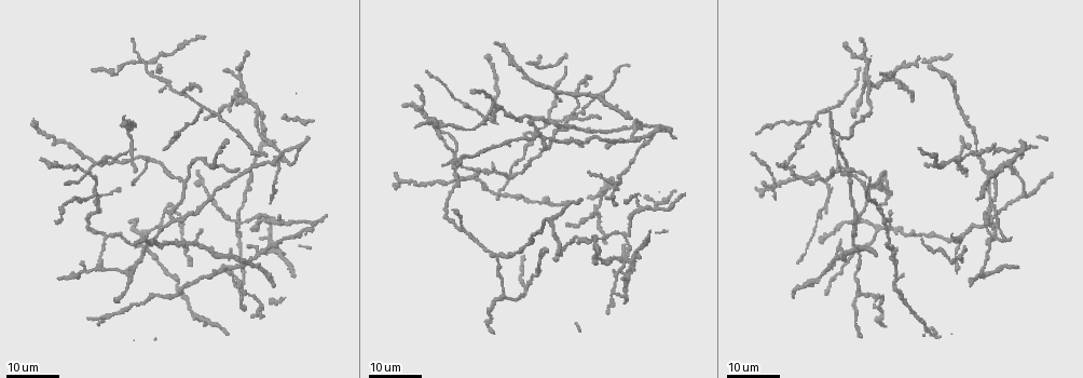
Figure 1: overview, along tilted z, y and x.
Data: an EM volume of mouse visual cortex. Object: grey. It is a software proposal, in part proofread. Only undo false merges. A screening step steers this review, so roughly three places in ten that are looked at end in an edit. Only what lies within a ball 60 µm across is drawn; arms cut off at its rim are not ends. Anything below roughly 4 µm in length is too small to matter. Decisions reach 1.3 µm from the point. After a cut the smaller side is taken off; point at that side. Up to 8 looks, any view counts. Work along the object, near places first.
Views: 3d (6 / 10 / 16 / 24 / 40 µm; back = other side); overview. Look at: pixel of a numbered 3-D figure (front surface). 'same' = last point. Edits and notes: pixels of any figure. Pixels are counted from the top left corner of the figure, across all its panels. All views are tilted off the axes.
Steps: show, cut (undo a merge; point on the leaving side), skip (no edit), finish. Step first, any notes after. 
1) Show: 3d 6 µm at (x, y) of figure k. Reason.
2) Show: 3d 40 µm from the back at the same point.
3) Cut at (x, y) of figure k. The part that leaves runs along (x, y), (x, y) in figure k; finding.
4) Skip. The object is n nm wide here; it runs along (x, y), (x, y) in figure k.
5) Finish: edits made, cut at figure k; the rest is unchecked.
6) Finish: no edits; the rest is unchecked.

Show: 3d 16 µm at (238, 224) of figure 1.

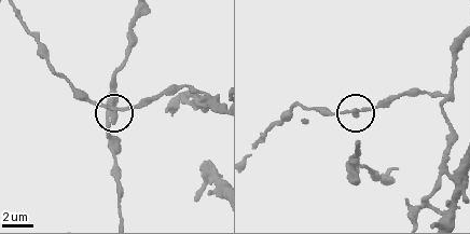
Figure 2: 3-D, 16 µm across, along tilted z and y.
Show: 3d 10 µm at (114, 113) of figure 2.

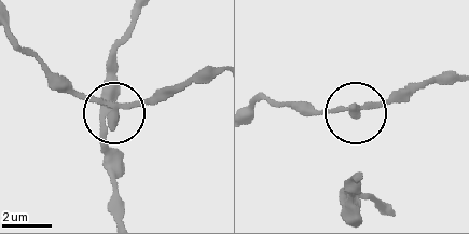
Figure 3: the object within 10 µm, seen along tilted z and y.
Skip. One cell here.

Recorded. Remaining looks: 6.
Show: 3d 24 µm at (499, 256) of figure 1. Thin arm on a thick one.

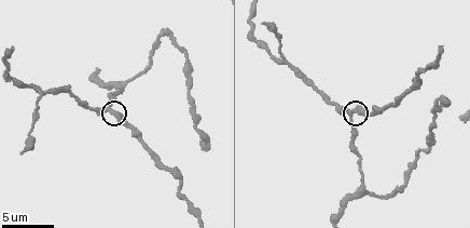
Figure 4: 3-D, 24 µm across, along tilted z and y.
Show: 3d 6 µm at (110, 110) of figure 4.

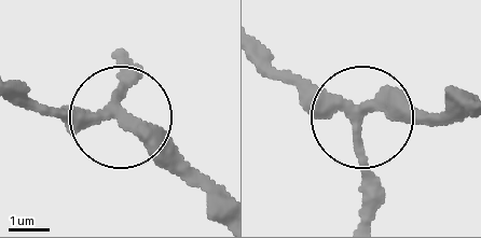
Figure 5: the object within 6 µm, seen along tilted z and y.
Show: 3d 6 µm from the back at (358, 116) of figure 5.

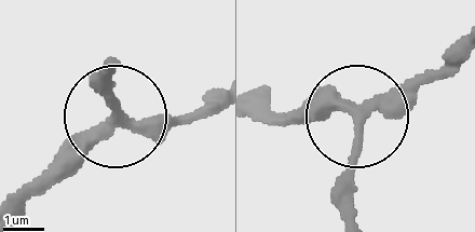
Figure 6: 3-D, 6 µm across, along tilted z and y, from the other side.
Skip. 3 arms meet here; all the same cell.

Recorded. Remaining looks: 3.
Show: 3d 10 µm at (118, 82) of figure 4. Three-way junction.

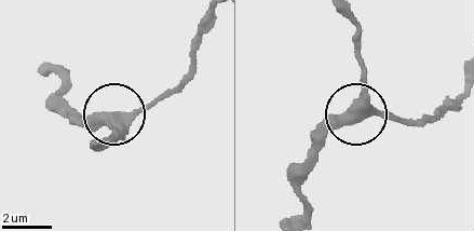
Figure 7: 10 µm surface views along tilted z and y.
Skip. It runs along (350, 12), (361, 34), (362, 98), (309, 154) in figure 7; all the same cell.

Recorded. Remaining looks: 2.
Show: 3d 16 µm at (544, 137) of figure 1. Sudden change in width.

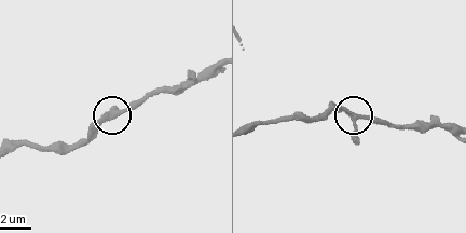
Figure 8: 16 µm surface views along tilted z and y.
Show: 3d 6 µm at (345, 111) of figure 8. Closer look.

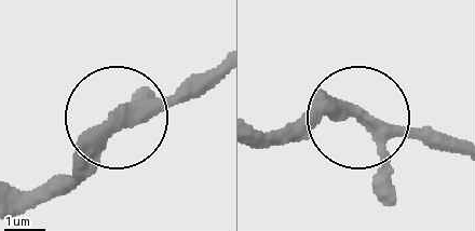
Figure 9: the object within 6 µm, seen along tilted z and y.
Skip. 3 arms meet here; one cell here.

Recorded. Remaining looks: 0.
Finish: no edits; the rest is unchecked.

